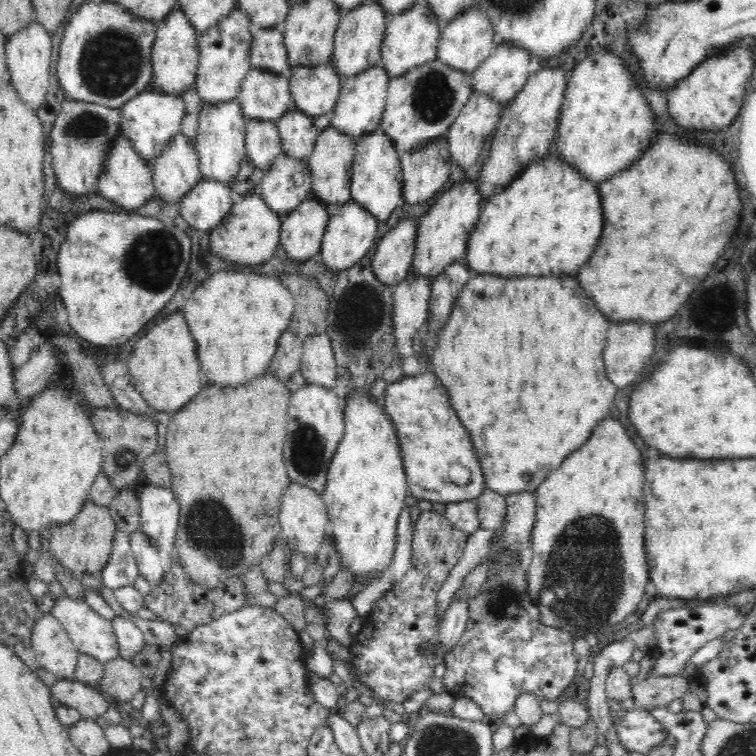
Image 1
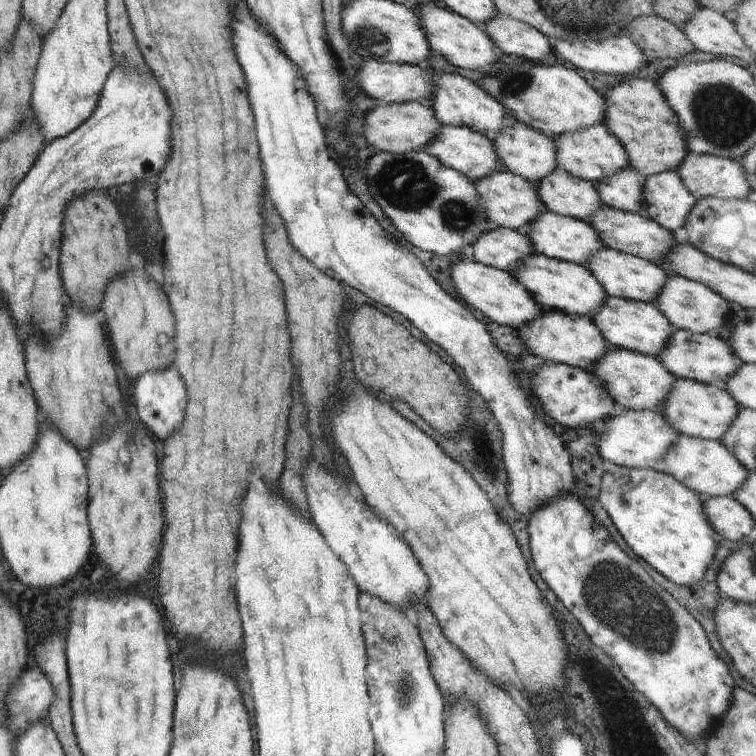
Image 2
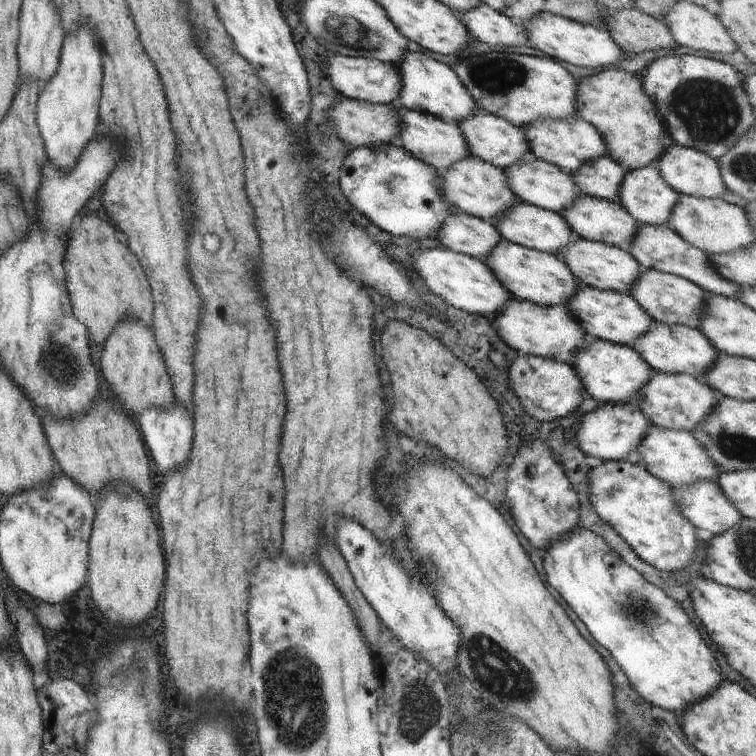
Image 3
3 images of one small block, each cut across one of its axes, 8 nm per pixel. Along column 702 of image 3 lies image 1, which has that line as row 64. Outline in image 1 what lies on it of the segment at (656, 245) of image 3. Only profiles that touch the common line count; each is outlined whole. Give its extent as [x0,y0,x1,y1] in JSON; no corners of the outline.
[250,27,291,77]

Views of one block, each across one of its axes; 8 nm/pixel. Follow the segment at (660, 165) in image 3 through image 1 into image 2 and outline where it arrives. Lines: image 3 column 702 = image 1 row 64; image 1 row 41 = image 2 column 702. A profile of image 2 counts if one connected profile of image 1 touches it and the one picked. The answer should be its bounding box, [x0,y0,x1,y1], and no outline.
[676,153,750,199]

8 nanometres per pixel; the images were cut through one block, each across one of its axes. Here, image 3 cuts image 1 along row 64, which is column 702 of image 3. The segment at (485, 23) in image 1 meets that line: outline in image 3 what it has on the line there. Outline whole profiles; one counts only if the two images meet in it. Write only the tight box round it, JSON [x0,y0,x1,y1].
[631,424,720,489]

